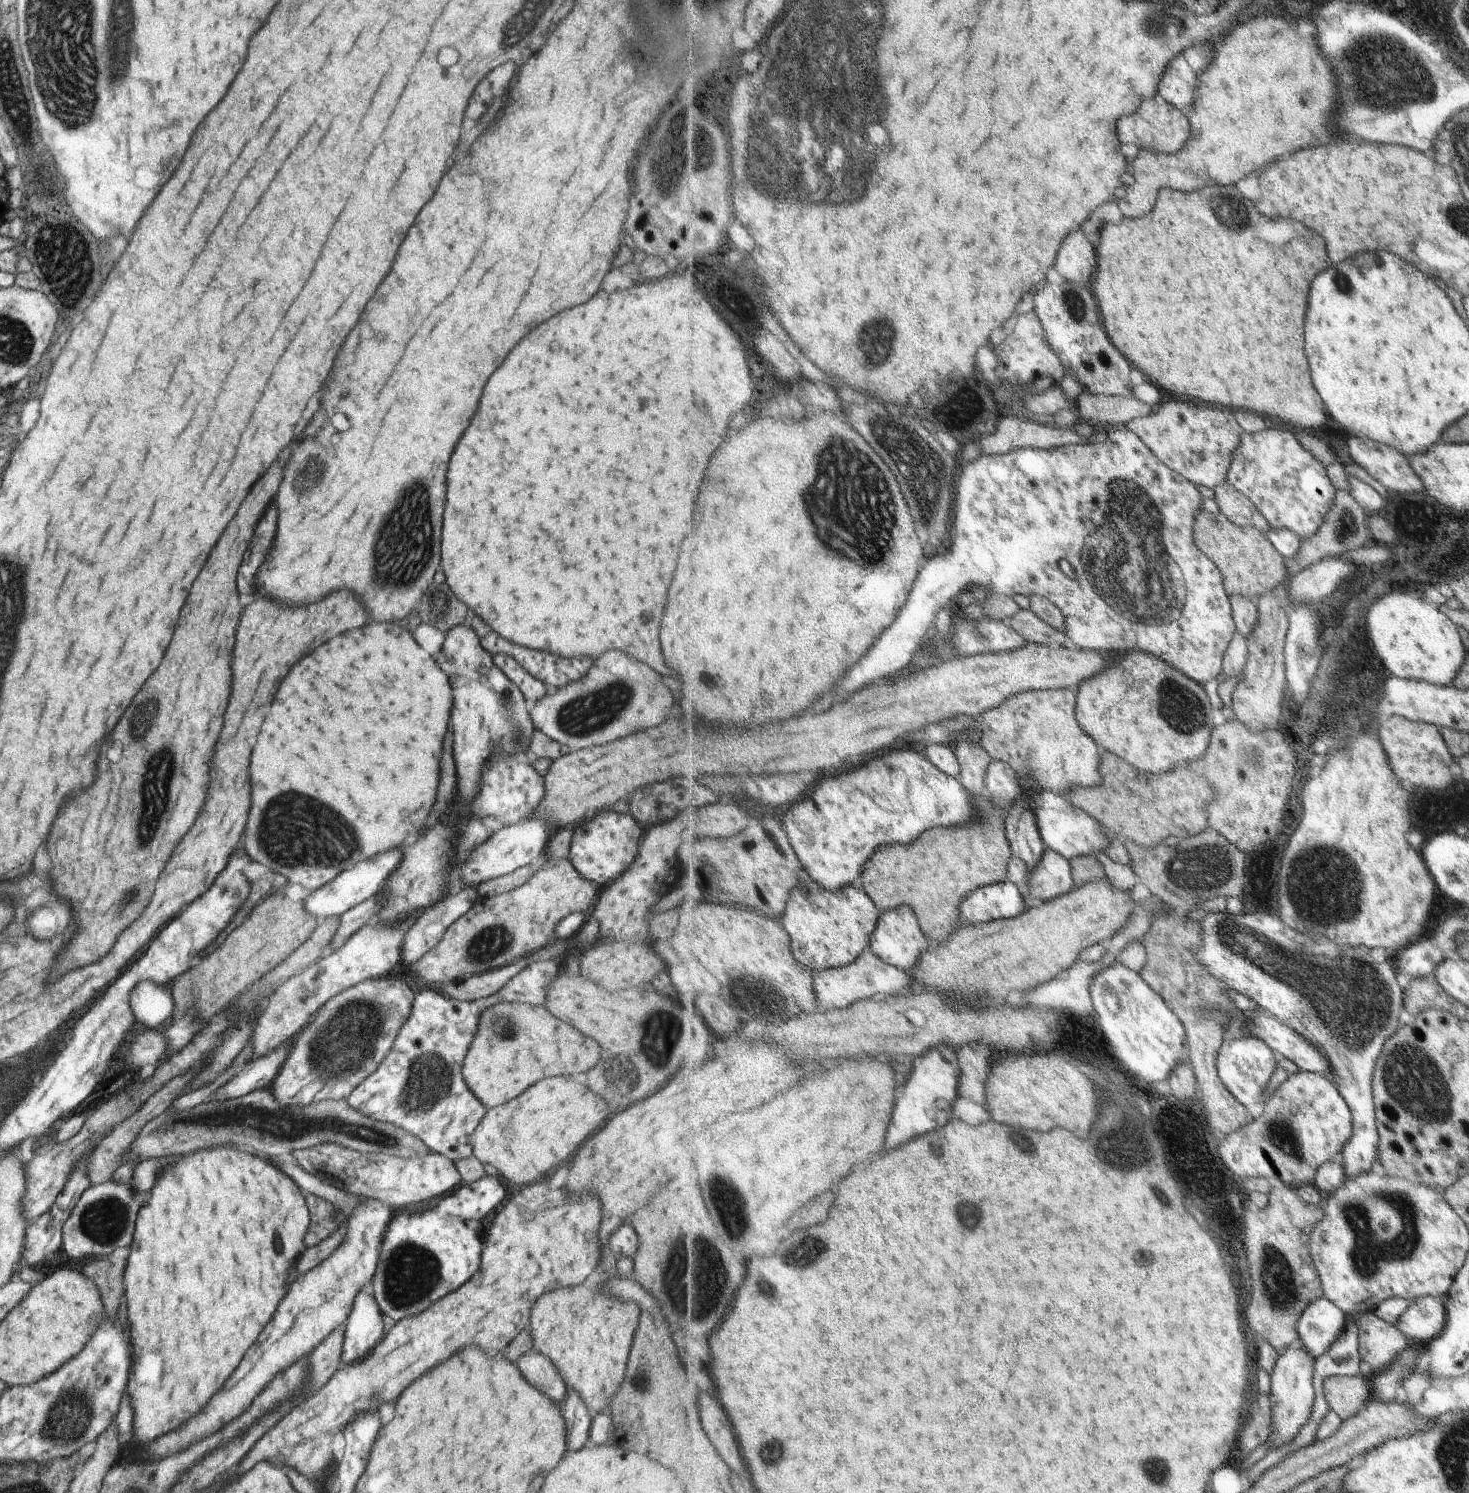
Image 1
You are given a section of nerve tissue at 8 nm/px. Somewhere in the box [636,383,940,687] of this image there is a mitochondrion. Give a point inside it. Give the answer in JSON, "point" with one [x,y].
{"point":[849,497]}

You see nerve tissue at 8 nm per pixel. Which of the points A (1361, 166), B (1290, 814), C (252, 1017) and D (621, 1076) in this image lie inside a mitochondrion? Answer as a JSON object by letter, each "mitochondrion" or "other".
{"A":"other","B":"other","C":"other","D":"mitochondrion"}

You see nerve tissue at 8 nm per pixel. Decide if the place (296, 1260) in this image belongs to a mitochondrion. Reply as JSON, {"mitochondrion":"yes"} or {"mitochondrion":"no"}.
{"mitochondrion":"no"}

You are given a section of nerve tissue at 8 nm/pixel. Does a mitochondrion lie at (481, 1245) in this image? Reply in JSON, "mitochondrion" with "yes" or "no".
{"mitochondrion":"no"}

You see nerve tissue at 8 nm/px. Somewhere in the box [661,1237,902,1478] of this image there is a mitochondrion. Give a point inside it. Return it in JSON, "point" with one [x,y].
{"point":[777,1446]}

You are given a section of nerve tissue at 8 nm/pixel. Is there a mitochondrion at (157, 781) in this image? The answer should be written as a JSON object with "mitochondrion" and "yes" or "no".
{"mitochondrion":"yes"}

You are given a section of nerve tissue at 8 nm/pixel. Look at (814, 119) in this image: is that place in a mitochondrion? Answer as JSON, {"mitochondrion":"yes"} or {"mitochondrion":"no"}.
{"mitochondrion":"yes"}

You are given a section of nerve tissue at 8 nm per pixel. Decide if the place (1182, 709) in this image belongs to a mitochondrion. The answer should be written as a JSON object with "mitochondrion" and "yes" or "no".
{"mitochondrion":"yes"}

